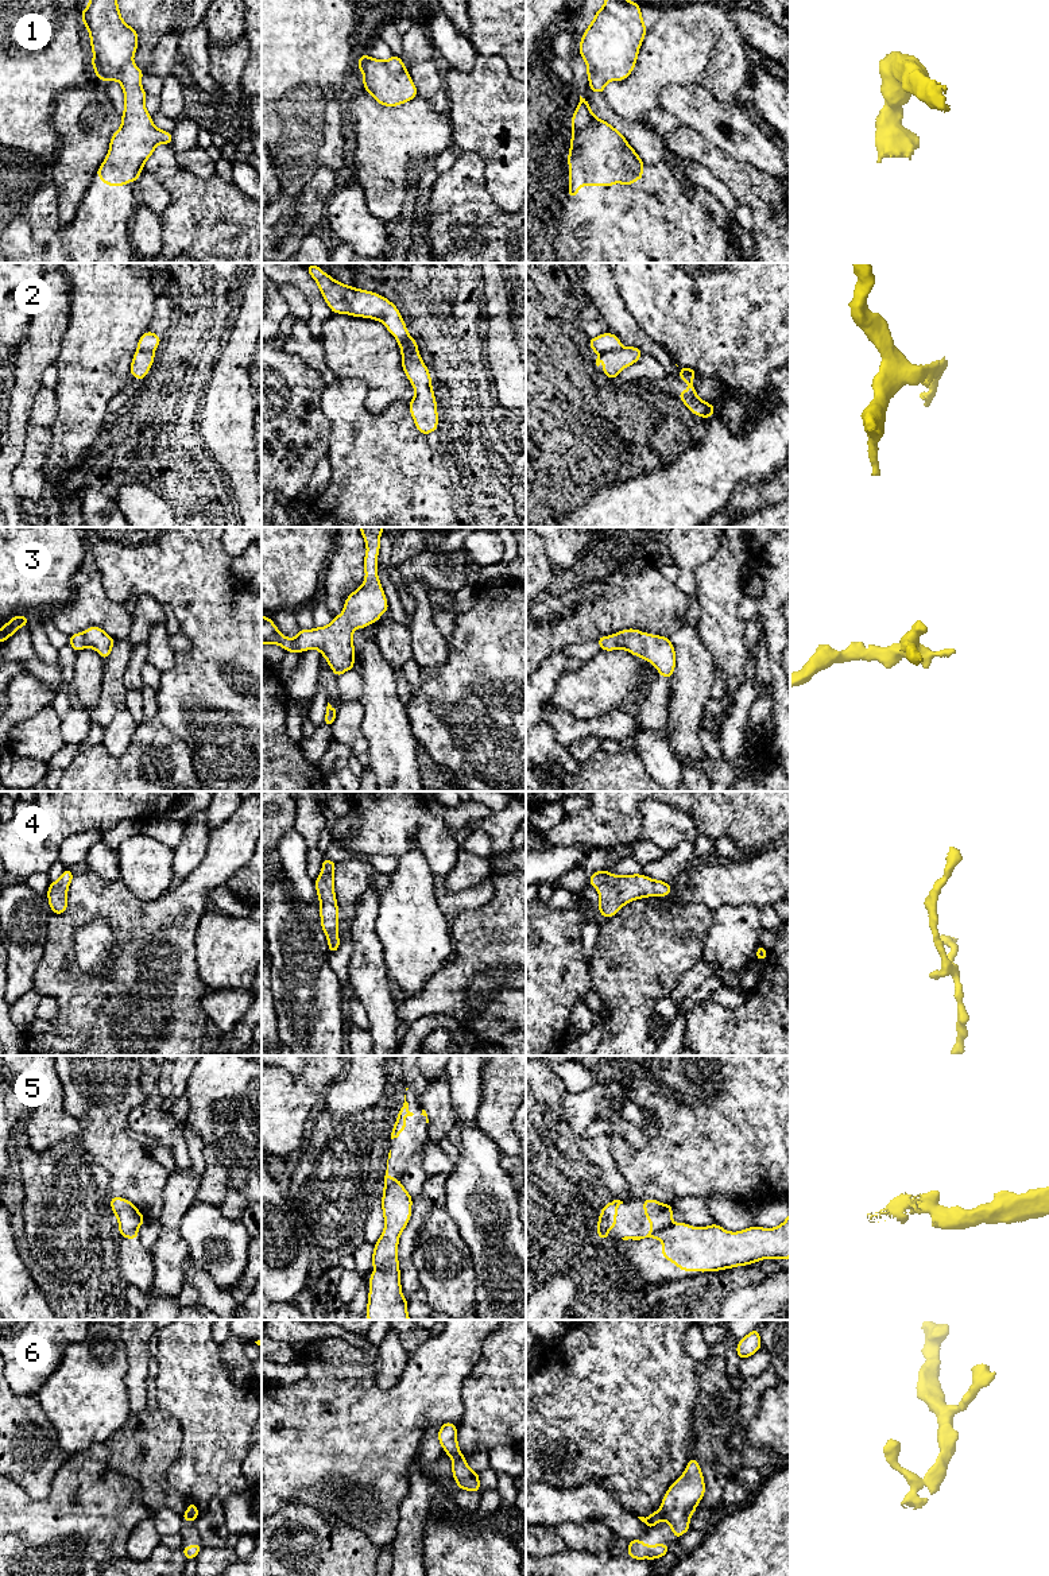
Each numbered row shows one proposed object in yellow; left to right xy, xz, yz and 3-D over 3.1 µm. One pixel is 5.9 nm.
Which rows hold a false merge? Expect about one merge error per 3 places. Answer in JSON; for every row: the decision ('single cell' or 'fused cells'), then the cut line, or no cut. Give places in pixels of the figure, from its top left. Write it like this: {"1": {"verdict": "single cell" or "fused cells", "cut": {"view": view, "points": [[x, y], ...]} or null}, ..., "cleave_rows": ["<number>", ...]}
{"1": {"verdict": "single cell", "cut": null}, "2": {"verdict": "fused cells", "cut": {"view": "xz", "points": [[399, 344], [418, 352]]}}, "3": {"verdict": "single cell", "cut": null}, "4": {"verdict": "single cell", "cut": null}, "5": {"verdict": "fused cells", "cut": {"view": "yz", "points": [[672, 1222], [649, 1236]]}}, "6": {"verdict": "single cell", "cut": null}, "cleave_rows": ["2", "5"]}

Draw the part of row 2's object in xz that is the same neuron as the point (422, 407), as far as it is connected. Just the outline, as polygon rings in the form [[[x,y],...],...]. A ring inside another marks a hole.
[[[399,345],[402,368],[410,380],[415,395],[409,403],[410,414],[419,433],[427,435],[438,427],[438,413],[431,377],[419,352]]]

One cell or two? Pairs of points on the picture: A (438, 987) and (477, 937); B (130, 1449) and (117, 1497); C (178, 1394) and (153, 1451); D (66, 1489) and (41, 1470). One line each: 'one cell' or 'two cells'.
A: one cell
B: two cells
C: two cells
D: two cells

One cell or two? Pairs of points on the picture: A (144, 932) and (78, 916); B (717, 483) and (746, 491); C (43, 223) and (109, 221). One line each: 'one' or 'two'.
A: one
B: two
C: one

